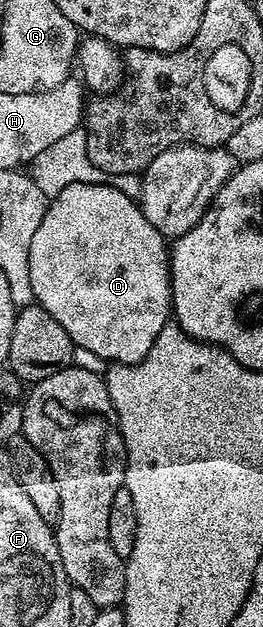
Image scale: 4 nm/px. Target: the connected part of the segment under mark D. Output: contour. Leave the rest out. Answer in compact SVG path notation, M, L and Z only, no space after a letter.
M75 183L51 198L49 206L43 216L43 224L35 232L35 237L31 240L31 256L29 257L29 271L31 272L31 288L36 305L42 306L59 324L63 324L63 332L71 336L74 346L88 348L95 352L95 356L103 356L106 363L119 366L130 366L147 356L163 328L171 318L171 303L173 291L171 289L171 250L167 245L167 240L143 216L140 205L134 199L128 198L116 188L101 185L99 183Z

